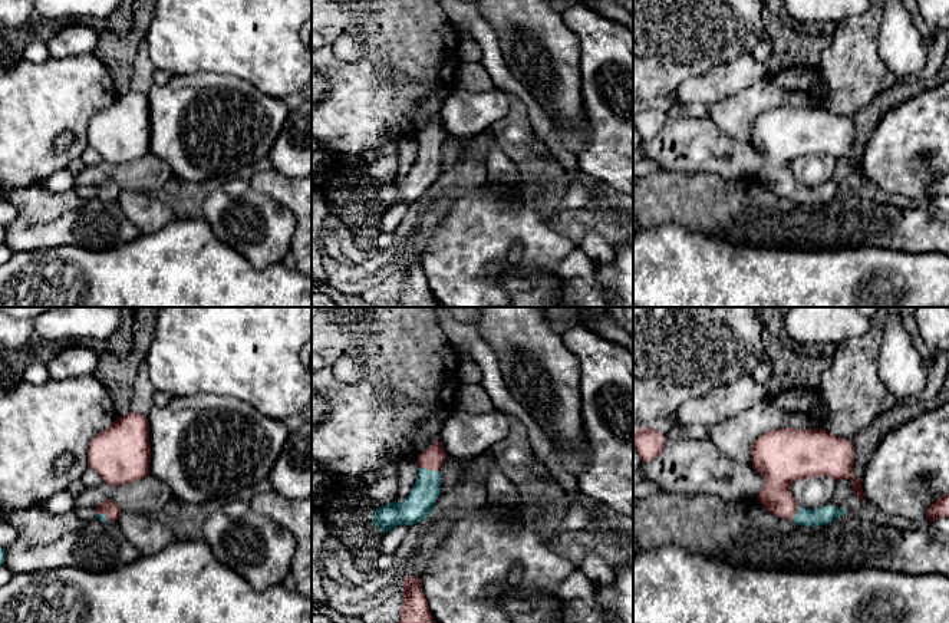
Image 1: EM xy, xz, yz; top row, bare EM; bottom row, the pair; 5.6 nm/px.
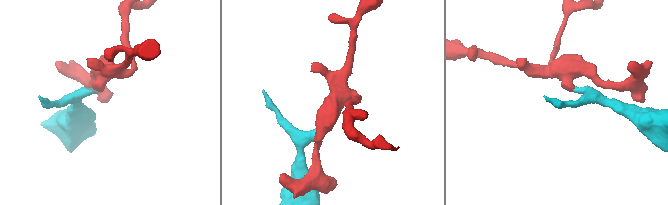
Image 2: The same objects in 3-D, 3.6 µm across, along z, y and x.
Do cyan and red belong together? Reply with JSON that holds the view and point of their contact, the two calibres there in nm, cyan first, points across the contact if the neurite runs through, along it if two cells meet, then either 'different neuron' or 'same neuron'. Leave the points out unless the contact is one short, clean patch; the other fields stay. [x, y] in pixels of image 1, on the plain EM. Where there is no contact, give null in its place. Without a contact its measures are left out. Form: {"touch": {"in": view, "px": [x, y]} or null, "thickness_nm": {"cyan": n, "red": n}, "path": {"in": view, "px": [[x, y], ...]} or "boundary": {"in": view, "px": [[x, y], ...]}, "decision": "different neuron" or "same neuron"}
{"touch": {"in": "xz", "px": [428, 148]}, "thickness_nm": {"cyan": 160, "red": 120}, "path": {"in": "xz", "px": [[417, 185], [428, 164], [428, 148], [432, 137]]}, "decision": "same neuron"}

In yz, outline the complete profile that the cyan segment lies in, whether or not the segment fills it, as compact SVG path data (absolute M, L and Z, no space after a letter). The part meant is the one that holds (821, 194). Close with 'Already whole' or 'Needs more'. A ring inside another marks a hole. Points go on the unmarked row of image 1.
M780 106L754 119L752 146L764 156L757 178L780 197L798 204L820 205L846 192L826 184L814 188L800 185L791 164L804 156L831 155L836 159L854 156L854 123L826 108Z. Needs more

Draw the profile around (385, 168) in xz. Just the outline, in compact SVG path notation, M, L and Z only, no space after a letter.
M382 155L378 159L369 162L363 159L356 159L353 169L360 177L369 177L375 179L382 179L391 182L395 179L399 167L399 156L395 155Z

